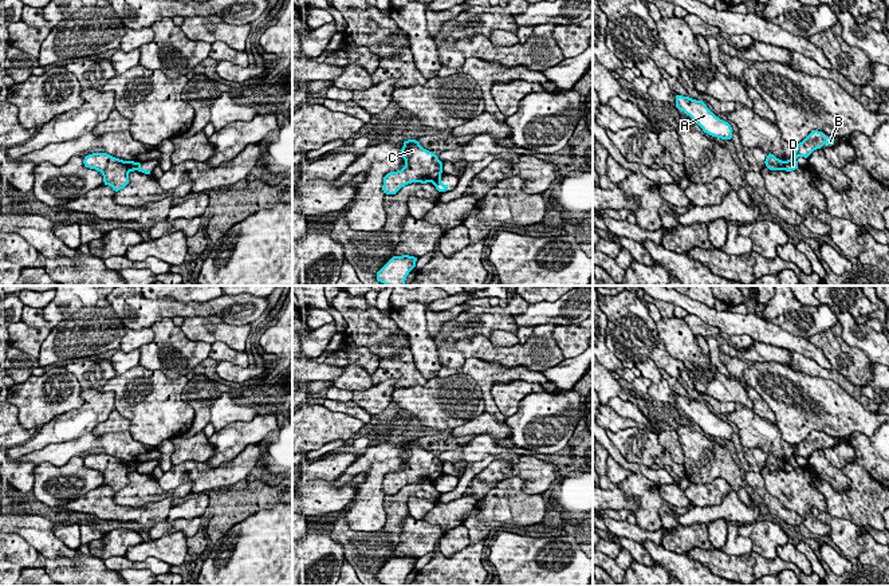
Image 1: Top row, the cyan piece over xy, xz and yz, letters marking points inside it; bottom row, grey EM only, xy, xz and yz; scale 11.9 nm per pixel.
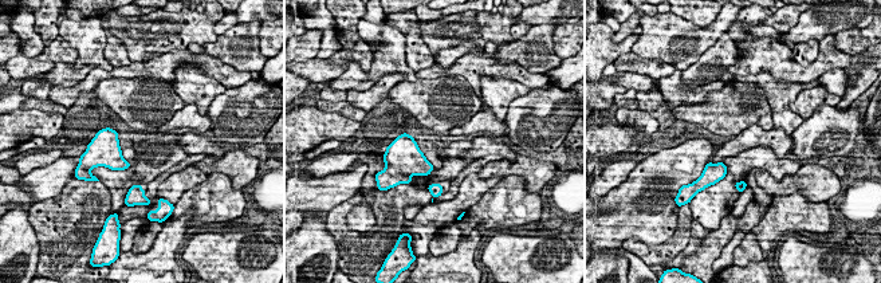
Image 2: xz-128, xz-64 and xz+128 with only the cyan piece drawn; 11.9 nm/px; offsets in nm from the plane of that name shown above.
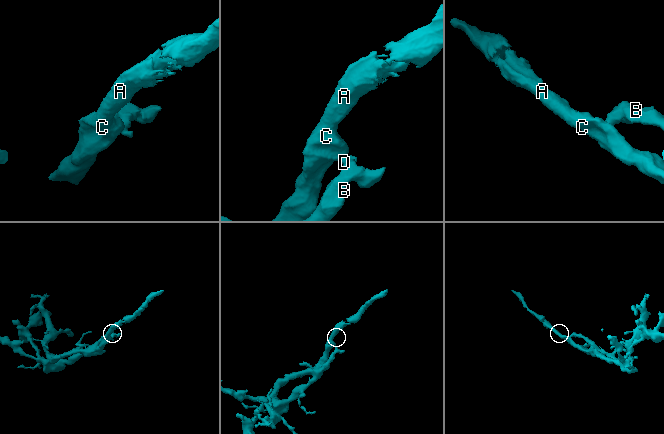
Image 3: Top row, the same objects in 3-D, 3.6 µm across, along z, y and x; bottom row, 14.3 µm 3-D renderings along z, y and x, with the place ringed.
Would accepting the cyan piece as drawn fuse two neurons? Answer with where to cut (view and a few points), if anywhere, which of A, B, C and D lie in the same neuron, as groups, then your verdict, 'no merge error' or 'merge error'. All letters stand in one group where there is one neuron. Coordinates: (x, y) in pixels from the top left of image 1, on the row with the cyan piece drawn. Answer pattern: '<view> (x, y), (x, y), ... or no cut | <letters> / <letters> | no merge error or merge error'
xz (439, 176), (433, 183) | A C / B D | merge error

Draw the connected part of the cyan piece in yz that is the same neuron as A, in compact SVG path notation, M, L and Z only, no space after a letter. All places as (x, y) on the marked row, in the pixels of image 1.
M674 94L674 106L689 115L704 133L712 137L732 139L732 127L728 122L716 117L704 103L704 101L691 99L689 97L683 97Z

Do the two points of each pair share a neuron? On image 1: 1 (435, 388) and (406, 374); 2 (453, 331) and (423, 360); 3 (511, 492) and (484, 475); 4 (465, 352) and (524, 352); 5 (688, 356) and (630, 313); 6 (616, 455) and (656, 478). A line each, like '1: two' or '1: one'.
1: two
2: two
3: two
4: one
5: two
6: one

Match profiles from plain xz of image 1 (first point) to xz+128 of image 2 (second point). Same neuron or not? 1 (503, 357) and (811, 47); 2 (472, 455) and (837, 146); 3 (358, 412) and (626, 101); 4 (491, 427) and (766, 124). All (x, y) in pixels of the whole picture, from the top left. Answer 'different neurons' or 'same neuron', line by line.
1: different neurons
2: different neurons
3: different neurons
4: different neurons

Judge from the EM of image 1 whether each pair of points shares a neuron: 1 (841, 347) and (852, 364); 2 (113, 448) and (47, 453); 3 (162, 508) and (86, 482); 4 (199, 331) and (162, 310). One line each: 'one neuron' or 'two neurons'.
1: one neuron
2: one neuron
3: two neurons
4: two neurons

